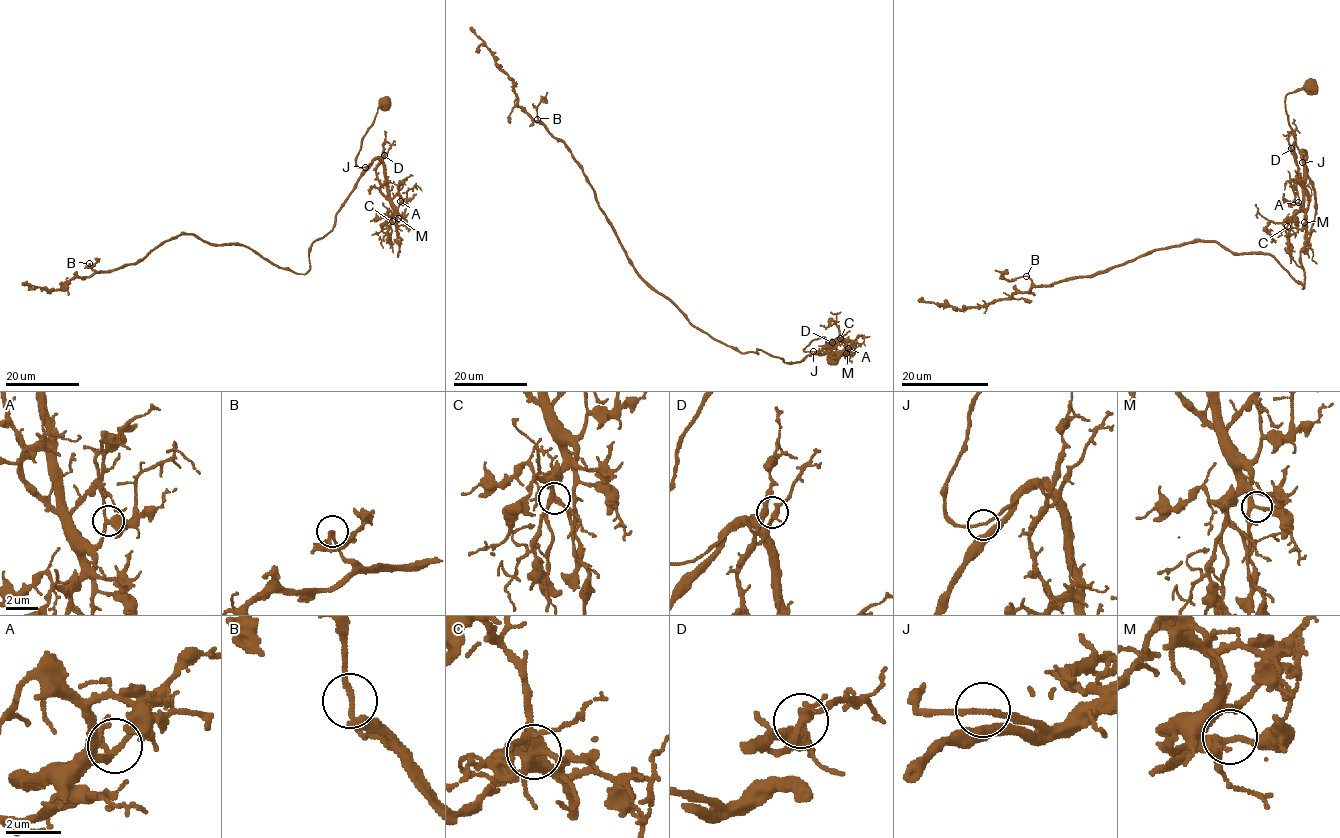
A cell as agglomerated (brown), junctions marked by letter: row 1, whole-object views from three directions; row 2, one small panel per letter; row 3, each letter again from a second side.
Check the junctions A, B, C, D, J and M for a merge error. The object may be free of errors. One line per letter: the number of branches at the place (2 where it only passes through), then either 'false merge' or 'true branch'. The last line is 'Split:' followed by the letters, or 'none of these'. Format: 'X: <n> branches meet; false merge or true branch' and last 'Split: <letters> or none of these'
A: 3 branches meet; true branch
B: 2 branches meet; true branch
C: 2 branches meet; true branch
D: 2 branches meet; true branch
J: 2 branches meet; true branch
M: 3 branches meet; true branch
Split: none of these

